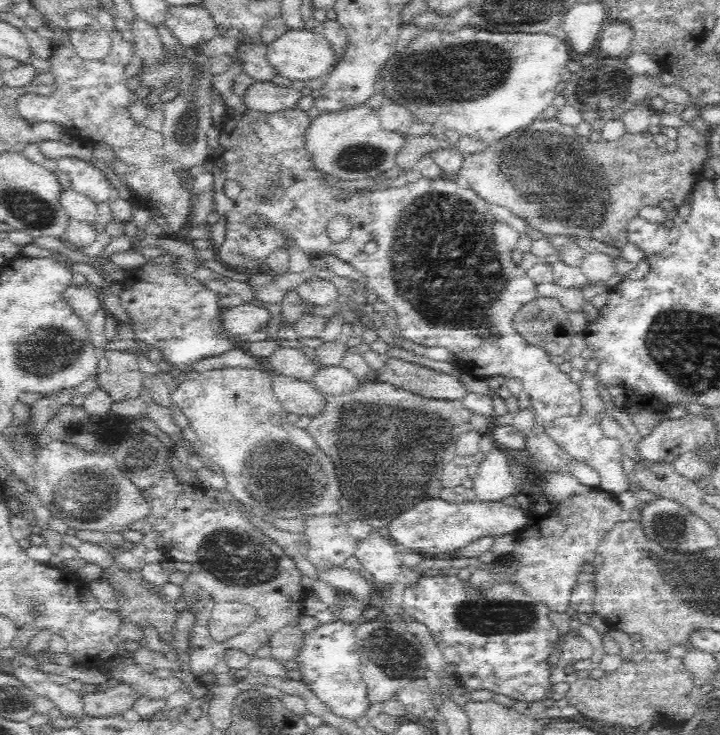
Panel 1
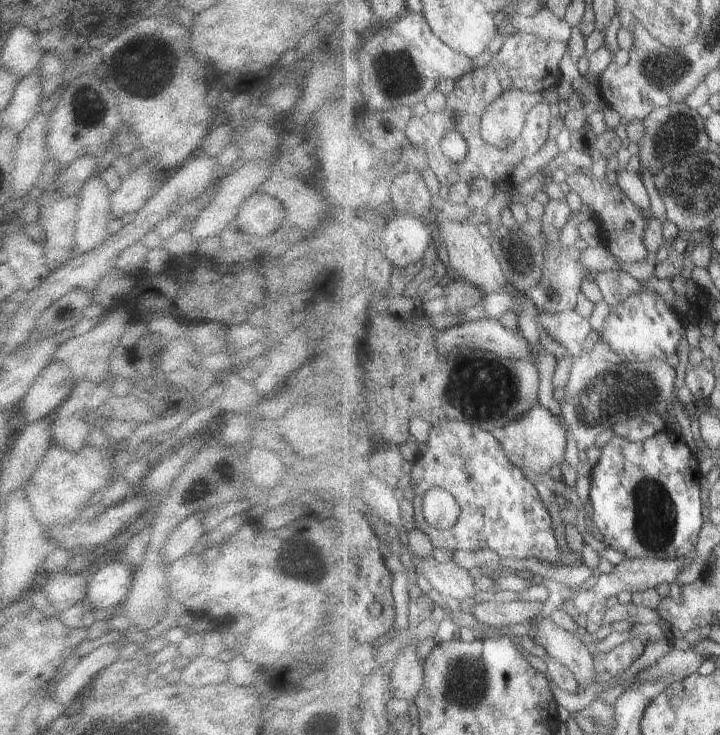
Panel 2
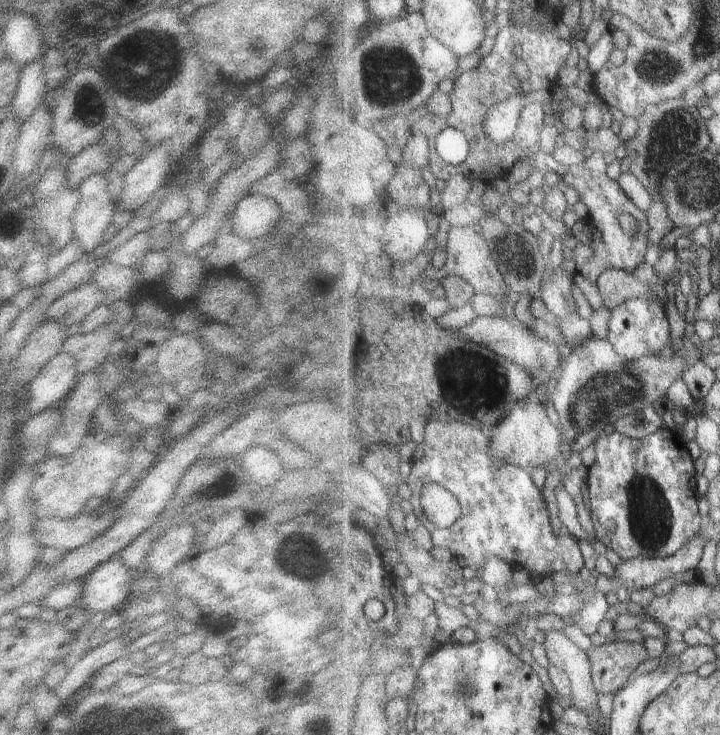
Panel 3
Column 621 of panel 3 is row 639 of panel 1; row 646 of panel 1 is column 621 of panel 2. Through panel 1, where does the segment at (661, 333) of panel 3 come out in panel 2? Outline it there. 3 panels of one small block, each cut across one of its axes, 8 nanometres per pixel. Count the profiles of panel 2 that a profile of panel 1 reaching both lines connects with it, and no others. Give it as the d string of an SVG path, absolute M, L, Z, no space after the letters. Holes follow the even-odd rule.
M645 289L610 307L610 315L600 330L599 339L607 342L607 346L611 346L611 350L623 359L647 362L649 358L665 360L675 354L685 334L683 322L681 318L677 320L677 312L671 308L671 304L653 290Z

